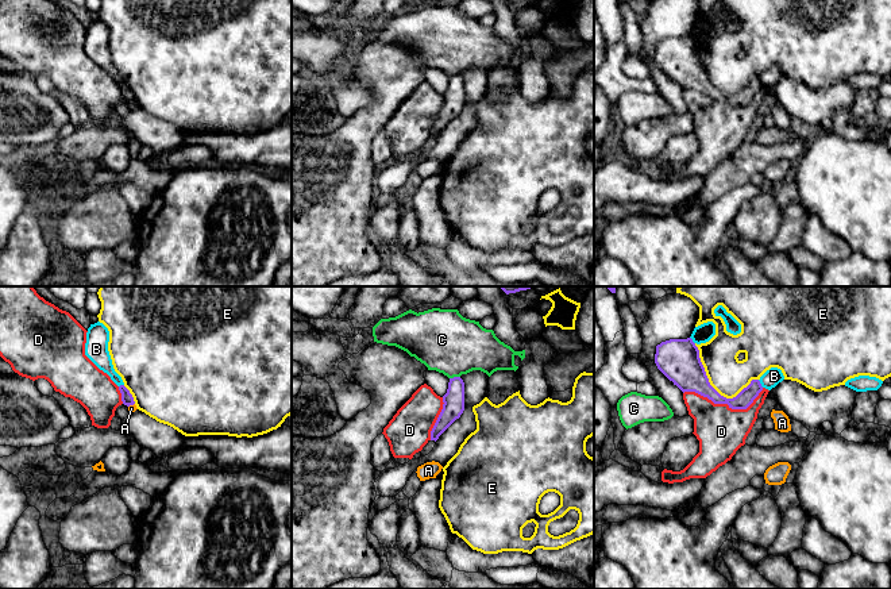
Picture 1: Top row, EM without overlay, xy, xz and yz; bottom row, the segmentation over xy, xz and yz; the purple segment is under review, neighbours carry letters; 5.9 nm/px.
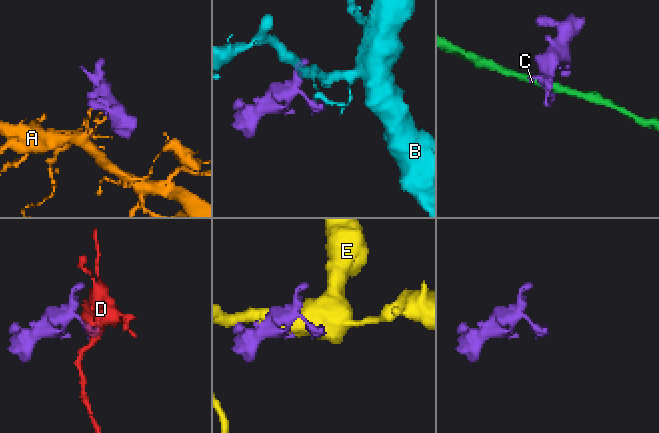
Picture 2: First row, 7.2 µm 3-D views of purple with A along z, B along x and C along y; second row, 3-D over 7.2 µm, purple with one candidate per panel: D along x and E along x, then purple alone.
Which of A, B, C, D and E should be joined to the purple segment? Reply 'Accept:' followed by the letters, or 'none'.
Accept: none

